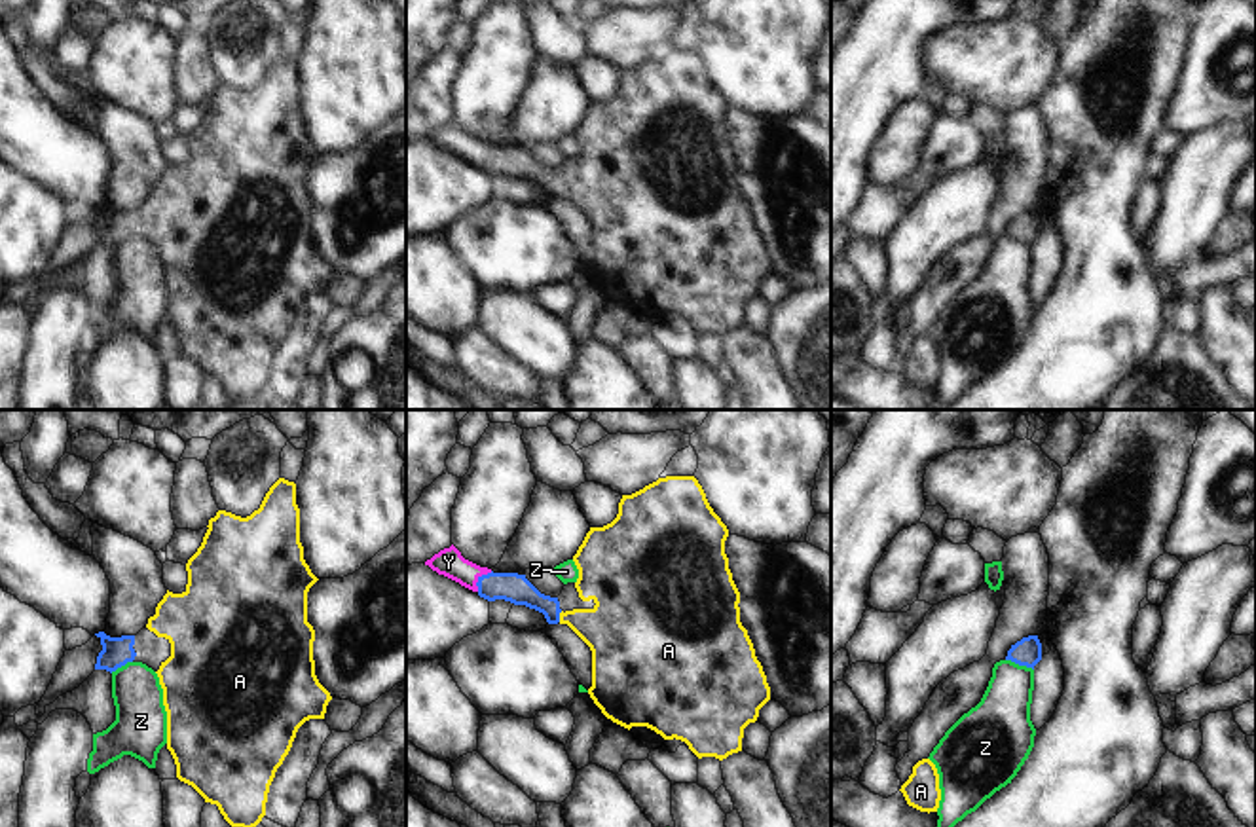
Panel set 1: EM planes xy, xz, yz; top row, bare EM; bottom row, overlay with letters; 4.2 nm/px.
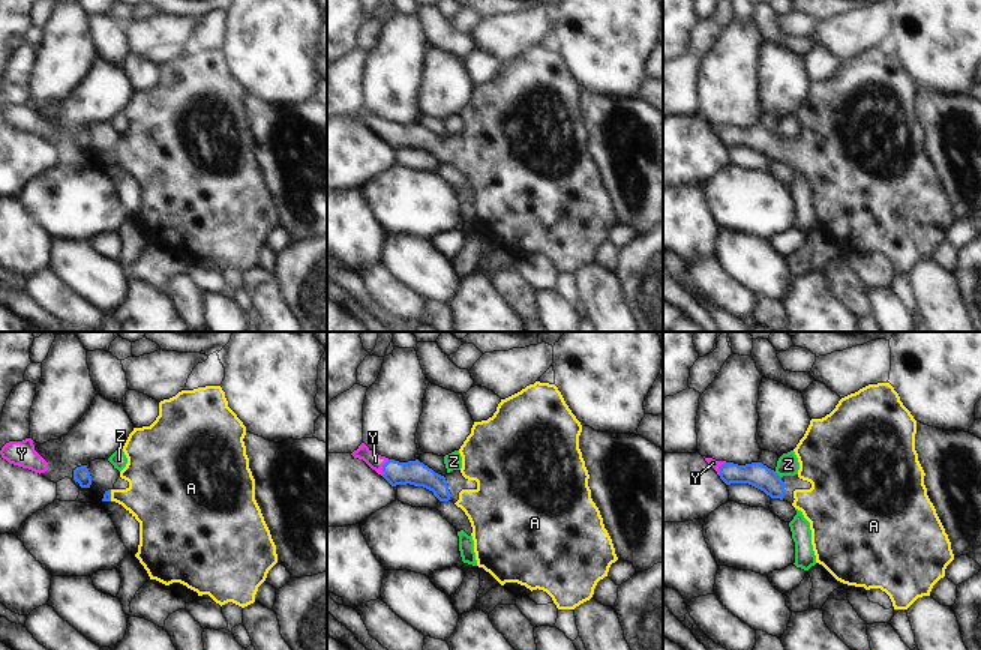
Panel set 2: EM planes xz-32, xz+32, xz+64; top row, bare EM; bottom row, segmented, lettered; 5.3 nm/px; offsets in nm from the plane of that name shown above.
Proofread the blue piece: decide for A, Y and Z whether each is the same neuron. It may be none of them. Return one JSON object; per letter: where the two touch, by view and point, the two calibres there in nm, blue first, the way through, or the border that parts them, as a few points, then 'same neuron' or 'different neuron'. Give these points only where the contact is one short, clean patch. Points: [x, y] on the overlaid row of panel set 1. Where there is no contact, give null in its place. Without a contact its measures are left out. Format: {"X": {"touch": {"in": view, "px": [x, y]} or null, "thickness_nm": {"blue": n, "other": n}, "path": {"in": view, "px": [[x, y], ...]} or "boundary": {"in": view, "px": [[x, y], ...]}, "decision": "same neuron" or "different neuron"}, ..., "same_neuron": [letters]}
{"A": {"touch": {"in": "xz", "px": [558, 617]}, "thickness_nm": {"blue": 130, "other": 260}, "path": {"in": "xz", "px": [[511, 587], [545, 604], [558, 617], [572, 617], [615, 630]]}, "decision": "same neuron"}, "Y": {"touch": {"in": "xz", "px": [479, 579]}, "thickness_nm": {"blue": 130, "other": 120}, "path": {"in": "xz", "px": [[511, 587], [492, 587], [479, 579], [448, 562]]}, "decision": "same neuron"}, "Z": {"touch": {"in": "yz", "px": [1019, 664]}, "thickness_nm": {"blue": 120, "other": 240}, "boundary": {"in": "yz", "px": [[1006, 659], [1033, 670]]}, "decision": "different neuron"}, "same_neuron": ["A", "Y"]}

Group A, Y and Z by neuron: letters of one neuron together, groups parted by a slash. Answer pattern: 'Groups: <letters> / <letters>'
Groups: A Y / Z

